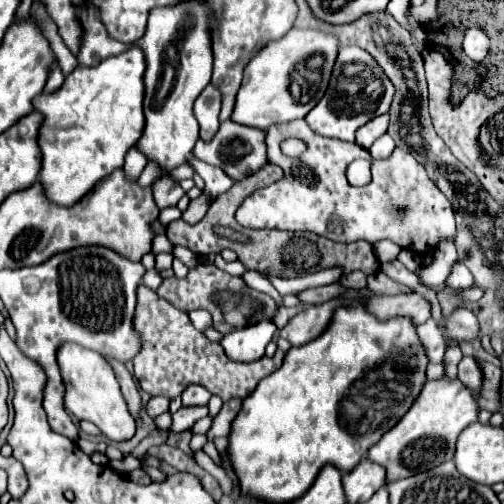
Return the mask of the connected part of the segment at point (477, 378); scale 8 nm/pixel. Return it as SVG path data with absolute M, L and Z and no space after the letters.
M463 358L459 362L459 380L467 388L475 388L475 390L481 388L481 368L475 358Z

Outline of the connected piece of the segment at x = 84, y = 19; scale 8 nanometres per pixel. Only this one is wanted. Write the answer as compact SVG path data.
M89 6L89 10L81 10L81 24L85 28L85 40L83 40L85 46L77 56L81 66L97 66L101 60L121 54L129 48L107 34L105 24L101 22L99 10L95 10L95 6Z

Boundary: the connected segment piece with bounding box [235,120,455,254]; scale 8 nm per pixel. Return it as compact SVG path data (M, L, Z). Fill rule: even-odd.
M305 120L291 124L275 124L267 130L267 160L283 168L283 180L259 188L245 198L235 218L241 226L263 230L309 230L335 242L377 240L389 238L405 250L415 254L427 254L437 246L441 238L455 236L455 216L451 202L429 180L425 168L413 158L413 154L395 148L387 160L371 160L371 184L363 188L349 186L345 170L355 158L369 158L365 148L353 142L325 138L315 134ZM287 138L299 138L307 144L307 150L299 158L289 158L281 152L281 142Z

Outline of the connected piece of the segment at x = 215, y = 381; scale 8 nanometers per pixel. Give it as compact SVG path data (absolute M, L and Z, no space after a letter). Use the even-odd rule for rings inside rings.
M147 286L137 288L137 310L135 310L135 330L143 336L141 352L135 354L135 378L143 392L151 396L167 396L169 400L181 396L189 384L201 384L211 394L217 394L223 402L231 398L245 400L247 394L255 390L259 380L273 374L283 364L283 352L277 350L273 358L263 356L253 364L225 364L225 352L219 342L211 342L199 330L193 328L189 316L175 310L167 300L159 298ZM177 392L177 396L175 396Z

